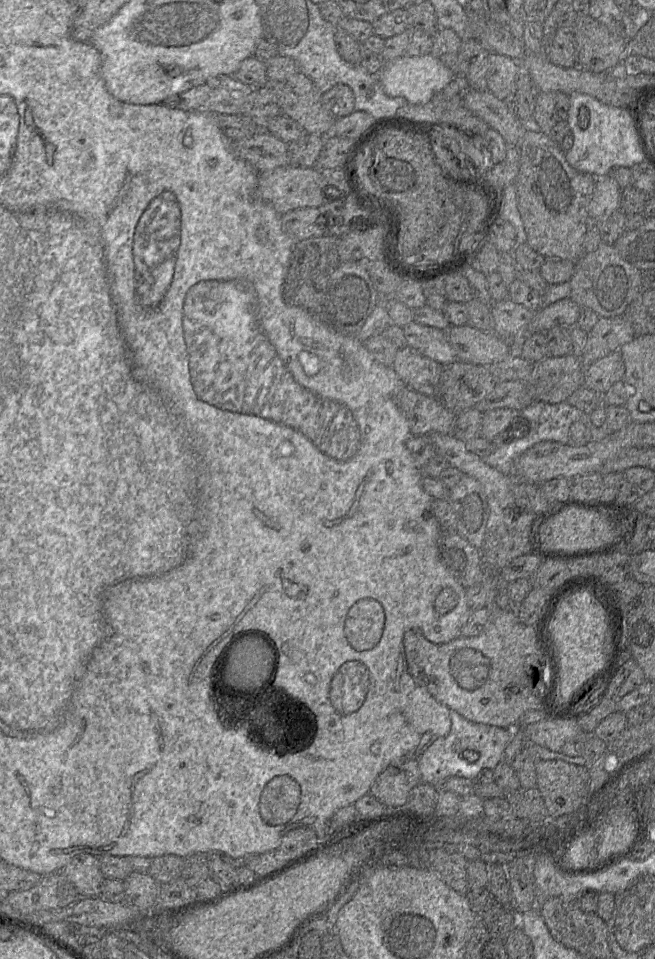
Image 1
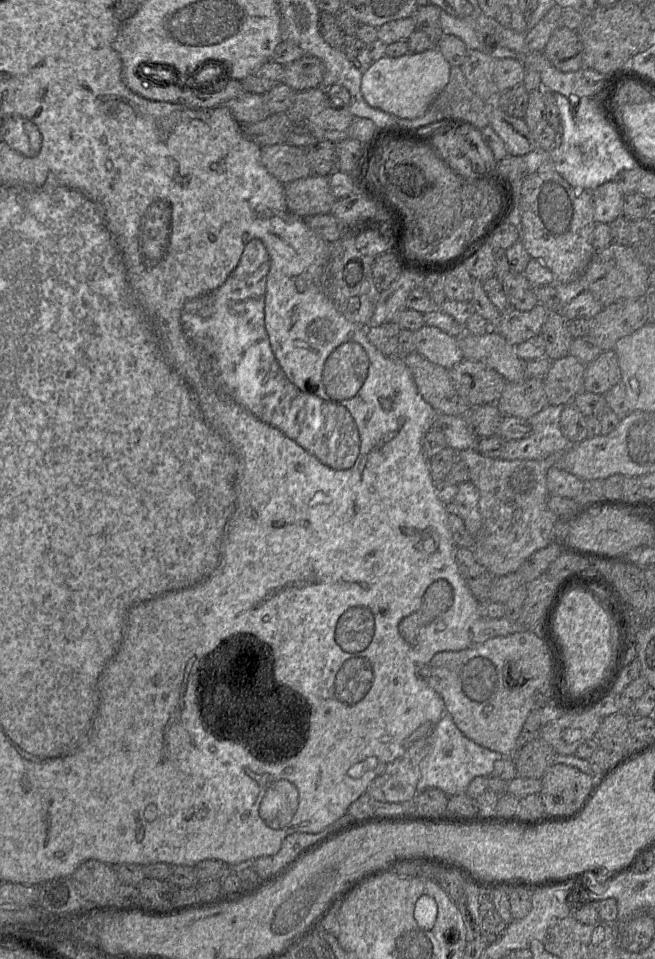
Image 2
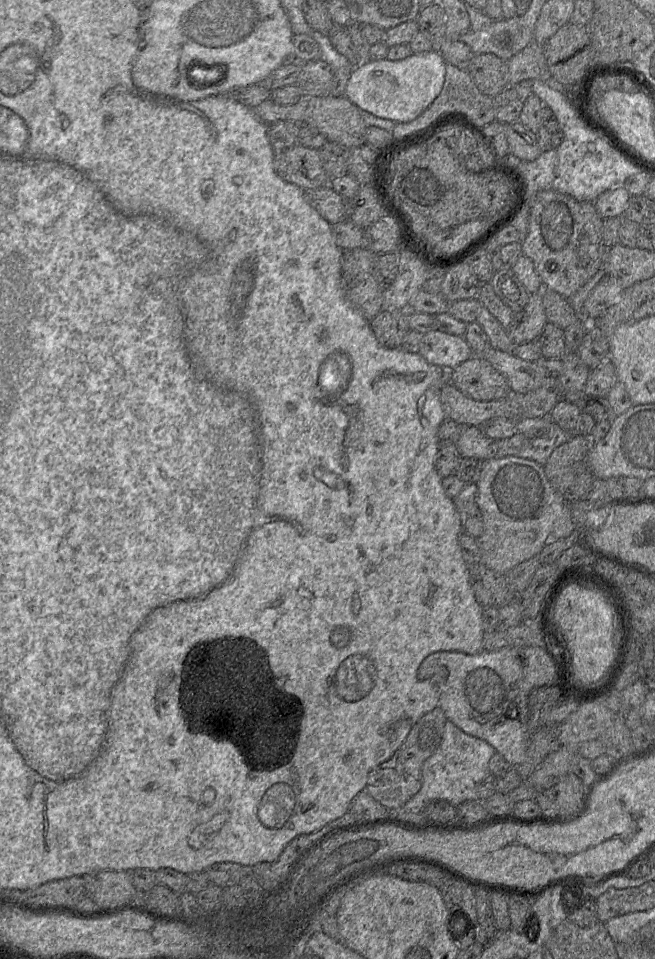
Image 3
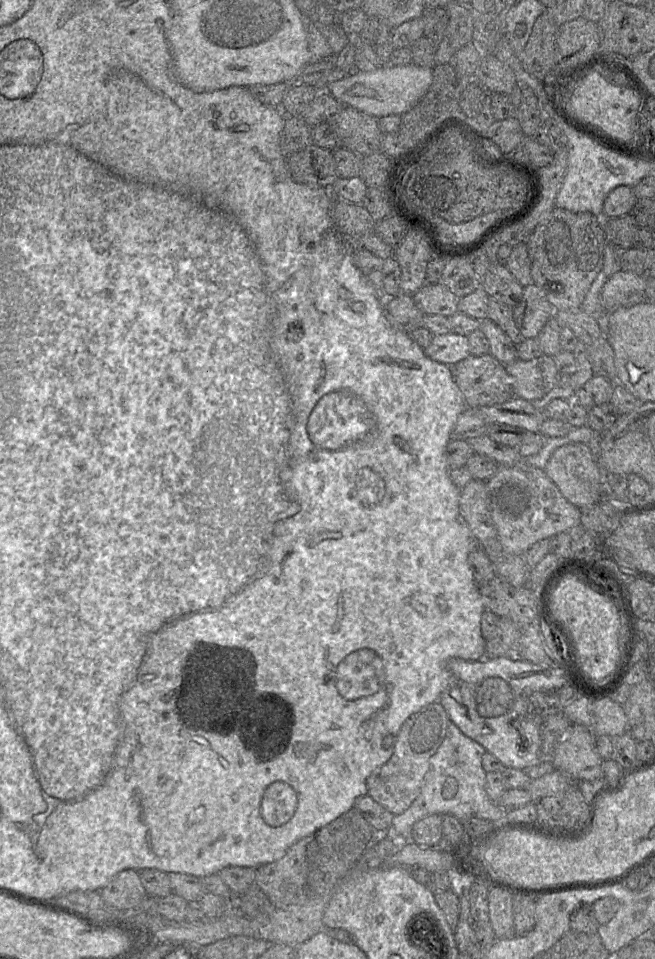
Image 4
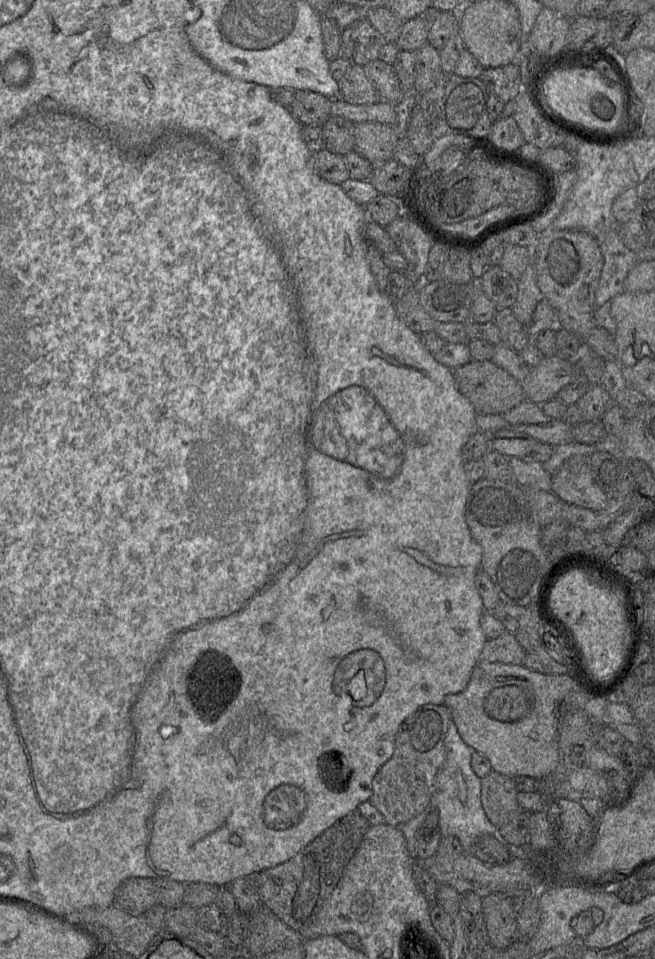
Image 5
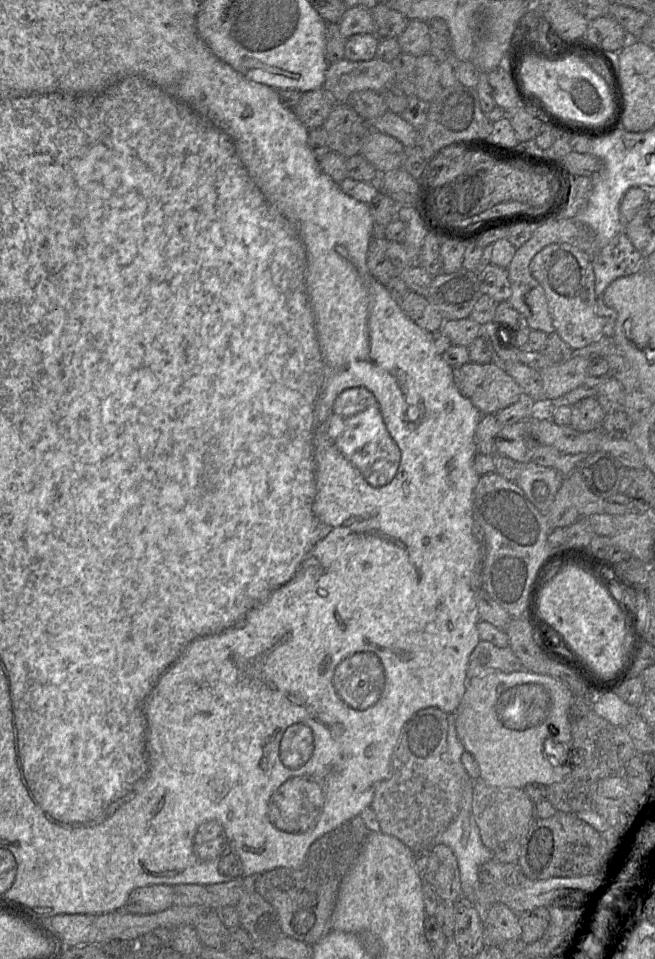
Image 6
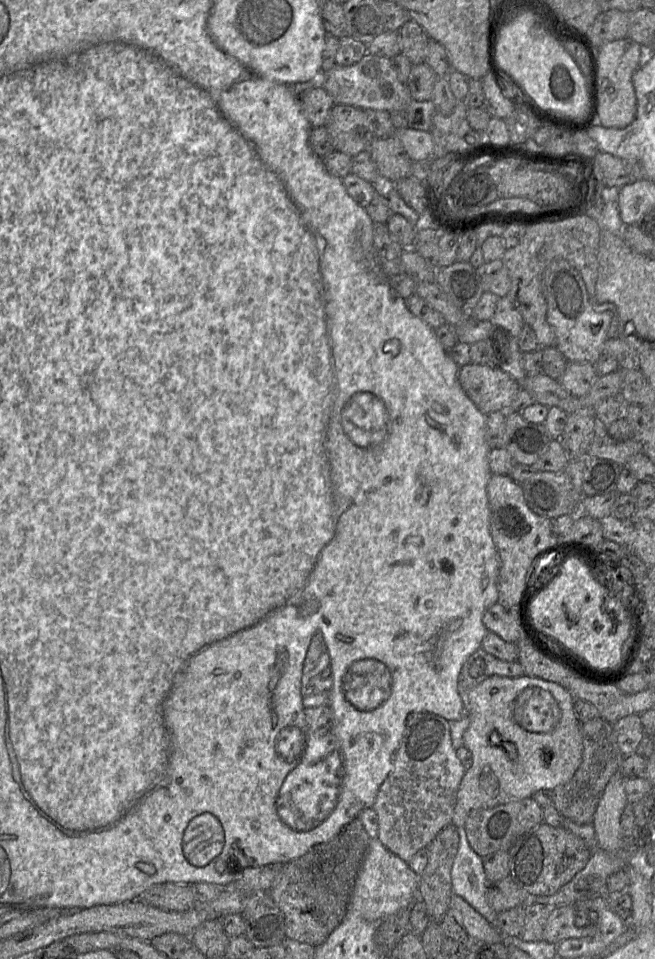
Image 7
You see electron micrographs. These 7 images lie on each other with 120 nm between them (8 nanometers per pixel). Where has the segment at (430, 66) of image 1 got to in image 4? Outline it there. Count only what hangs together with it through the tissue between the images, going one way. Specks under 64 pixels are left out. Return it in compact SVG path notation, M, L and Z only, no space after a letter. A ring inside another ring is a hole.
M413 63L403 66L382 65L371 72L351 72L345 78L328 84L325 91L344 105L375 118L381 118L388 115L402 115L412 109L428 91L432 77L433 68Z

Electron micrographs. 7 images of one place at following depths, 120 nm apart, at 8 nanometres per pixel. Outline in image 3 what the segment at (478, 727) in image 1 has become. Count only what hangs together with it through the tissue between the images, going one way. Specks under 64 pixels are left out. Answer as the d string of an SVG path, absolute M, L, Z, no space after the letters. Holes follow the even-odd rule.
M447 719L441 743L422 765L421 788L403 806L404 810L421 812L434 800L445 800L456 807L468 800L479 800L477 786L490 774L489 760L495 753L488 742L465 733Z

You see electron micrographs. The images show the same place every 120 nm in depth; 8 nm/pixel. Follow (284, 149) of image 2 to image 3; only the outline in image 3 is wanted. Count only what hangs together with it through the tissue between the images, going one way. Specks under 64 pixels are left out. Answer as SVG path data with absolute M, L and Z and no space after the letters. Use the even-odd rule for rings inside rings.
M297 144L283 153L274 154L274 168L283 180L305 191L329 185L330 178L317 149Z

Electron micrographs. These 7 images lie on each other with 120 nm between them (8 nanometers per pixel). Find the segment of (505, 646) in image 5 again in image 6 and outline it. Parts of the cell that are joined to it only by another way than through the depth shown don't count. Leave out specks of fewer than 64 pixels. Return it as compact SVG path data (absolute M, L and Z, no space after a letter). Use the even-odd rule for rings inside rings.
M480 640L469 657L467 680L489 672L513 672L522 670L522 664L510 647L499 648Z

